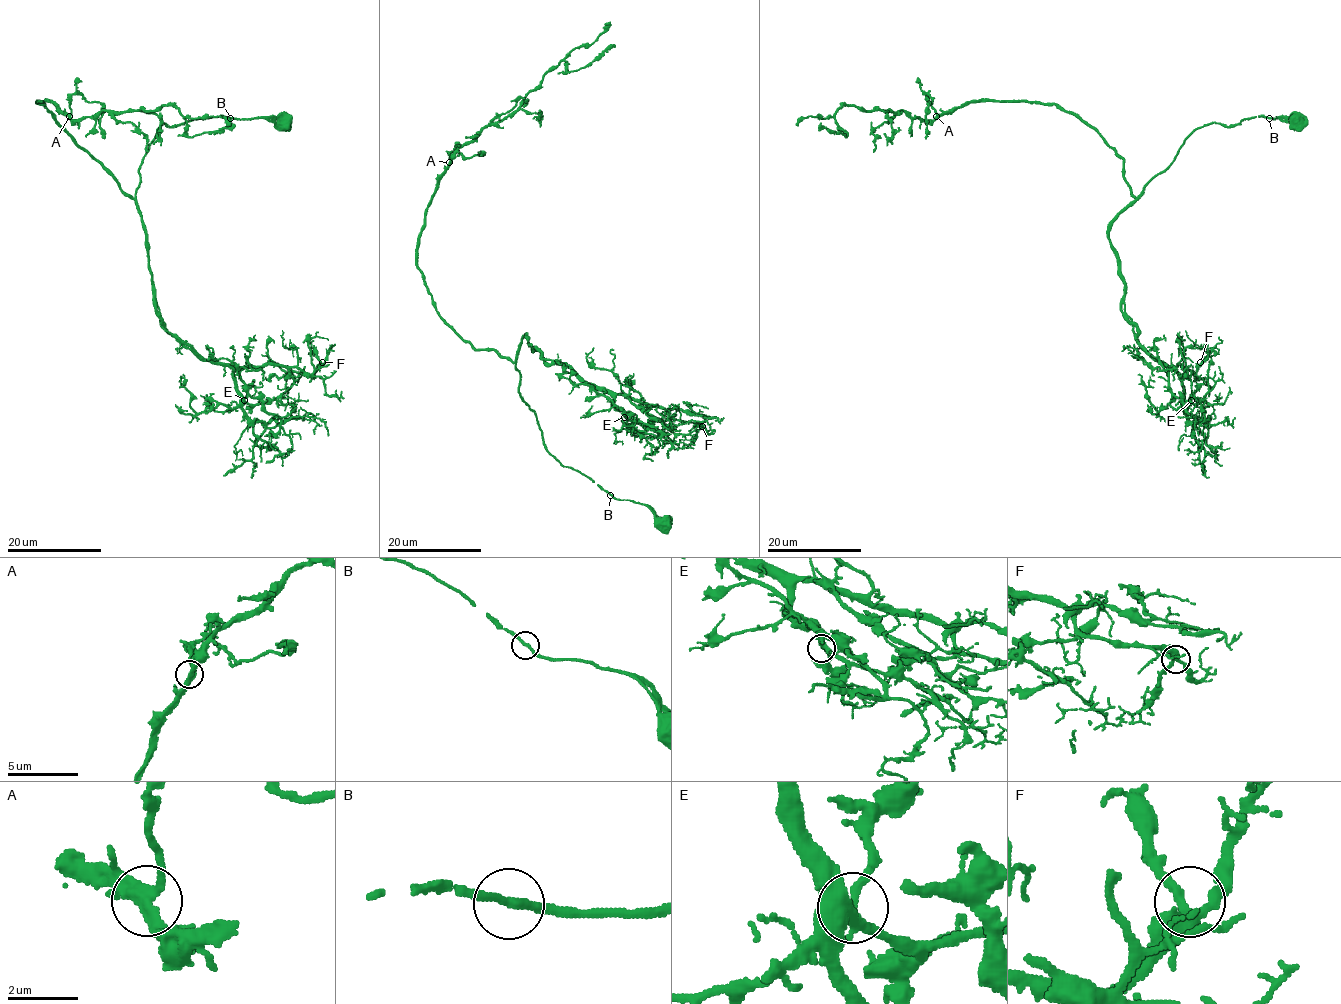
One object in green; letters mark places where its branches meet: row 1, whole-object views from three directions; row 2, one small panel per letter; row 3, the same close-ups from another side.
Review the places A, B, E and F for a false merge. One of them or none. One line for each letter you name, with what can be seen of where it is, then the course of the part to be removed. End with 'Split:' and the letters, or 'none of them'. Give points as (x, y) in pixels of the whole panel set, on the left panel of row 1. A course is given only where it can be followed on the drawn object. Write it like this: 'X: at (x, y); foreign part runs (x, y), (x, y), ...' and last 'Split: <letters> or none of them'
Split: none of them

